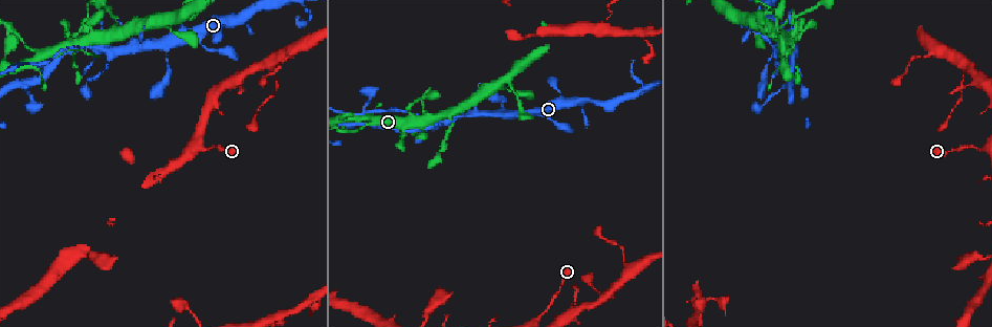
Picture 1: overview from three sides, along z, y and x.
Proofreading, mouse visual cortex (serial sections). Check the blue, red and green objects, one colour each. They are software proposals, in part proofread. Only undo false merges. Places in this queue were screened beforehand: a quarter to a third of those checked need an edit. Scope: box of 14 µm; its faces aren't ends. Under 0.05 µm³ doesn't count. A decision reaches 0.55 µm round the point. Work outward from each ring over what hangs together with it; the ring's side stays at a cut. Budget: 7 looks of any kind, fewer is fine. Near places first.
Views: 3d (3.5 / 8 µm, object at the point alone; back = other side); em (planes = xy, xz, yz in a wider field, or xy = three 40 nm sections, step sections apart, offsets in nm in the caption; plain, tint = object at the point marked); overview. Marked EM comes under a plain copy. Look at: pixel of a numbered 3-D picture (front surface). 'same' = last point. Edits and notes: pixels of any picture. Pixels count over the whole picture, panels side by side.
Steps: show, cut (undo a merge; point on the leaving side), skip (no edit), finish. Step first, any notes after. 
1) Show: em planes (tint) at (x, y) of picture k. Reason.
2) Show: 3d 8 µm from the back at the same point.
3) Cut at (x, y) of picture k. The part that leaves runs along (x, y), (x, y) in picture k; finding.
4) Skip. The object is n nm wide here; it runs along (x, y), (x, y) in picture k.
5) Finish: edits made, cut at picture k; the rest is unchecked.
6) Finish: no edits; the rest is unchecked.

Show: 3d 3.5 µm at (506, 116) of picture 1. Small branch off a trunk.

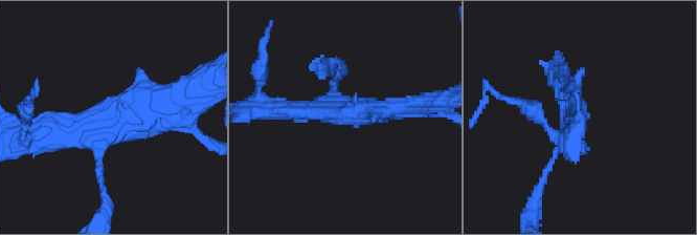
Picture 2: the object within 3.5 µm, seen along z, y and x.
Show: em xy step 5 (tint) at (106, 127) of picture 2. 3 arms meet here; the arms are 100, 300, 300 nm wide.

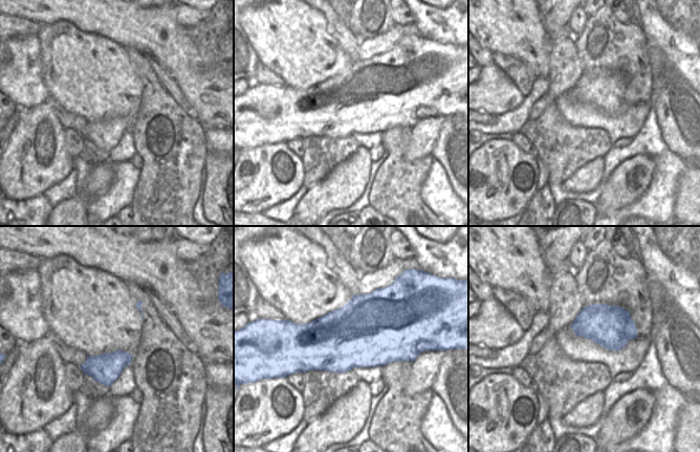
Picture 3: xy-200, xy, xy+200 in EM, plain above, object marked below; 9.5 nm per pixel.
Skip. It runs along (165, 102), (114, 128), (34, 137) in picture 2; one cell here.

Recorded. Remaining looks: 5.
Show: 3d 3.5 µm at (216, 51) of picture 1.

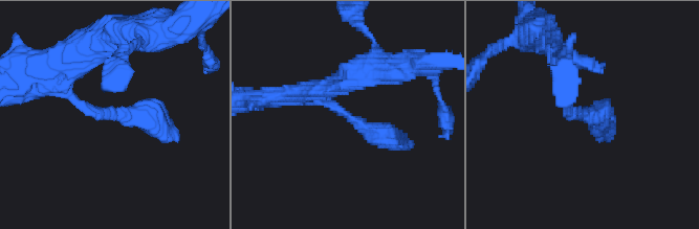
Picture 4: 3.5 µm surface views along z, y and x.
Show: em xy step 5 (tint) at (345, 115) of picture 4. The arms are 200, 350 nm wide.

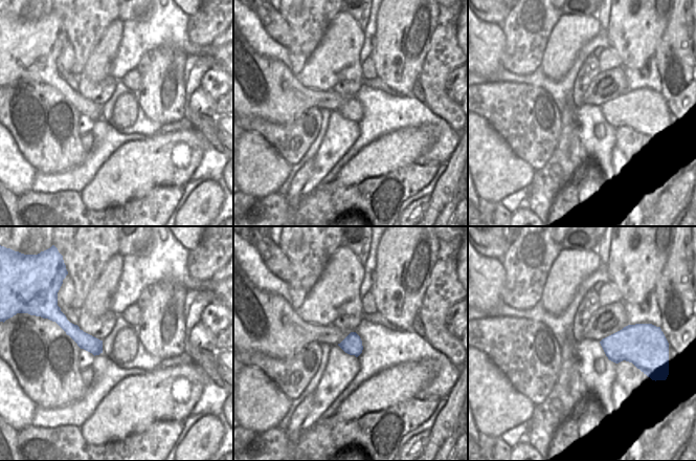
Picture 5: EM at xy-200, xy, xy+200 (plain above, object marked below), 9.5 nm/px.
Skip. It runs along (302, 96), (406, 144) in picture 4; all the same cell.

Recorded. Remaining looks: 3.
Show: 3d 3.5 µm at (508, 77) of picture 1. Abrupt turn.

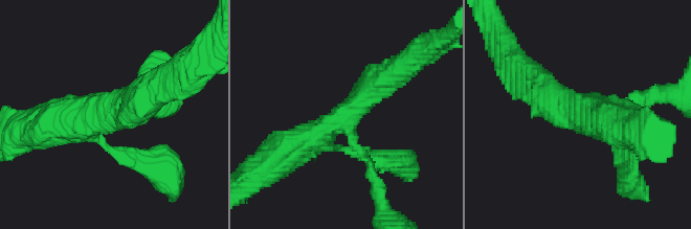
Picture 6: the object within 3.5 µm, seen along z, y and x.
Show: em xy step 1 (tint) at (586, 109) of picture 6. Shape alone is not enough.

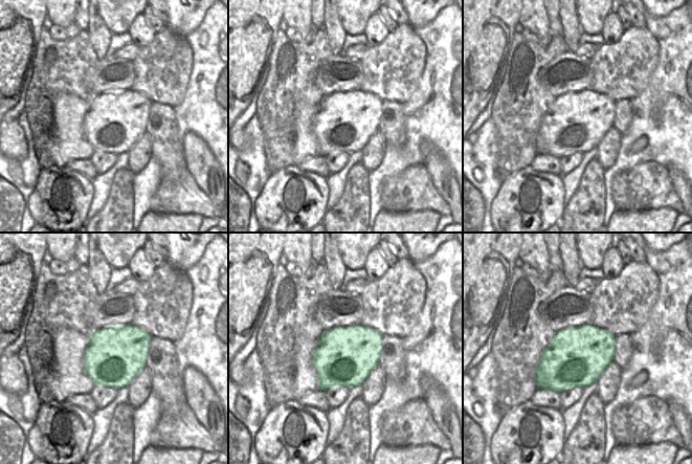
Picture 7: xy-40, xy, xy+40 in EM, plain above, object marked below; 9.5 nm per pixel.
Show: em xy step 2 (tint) at the same point. Another direction.

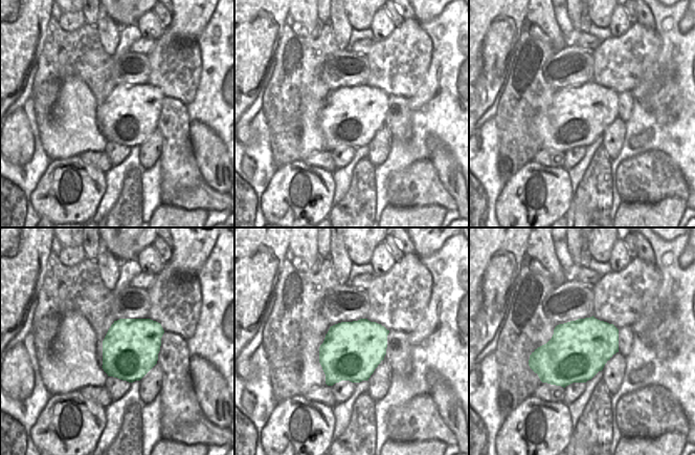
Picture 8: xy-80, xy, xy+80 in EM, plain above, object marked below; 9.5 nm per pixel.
Skip. It runs along (283, 154), (334, 124), (388, 75) in picture 6; continuous, no second cell.

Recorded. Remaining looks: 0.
Finish: no edits; the rest is unchecked.

